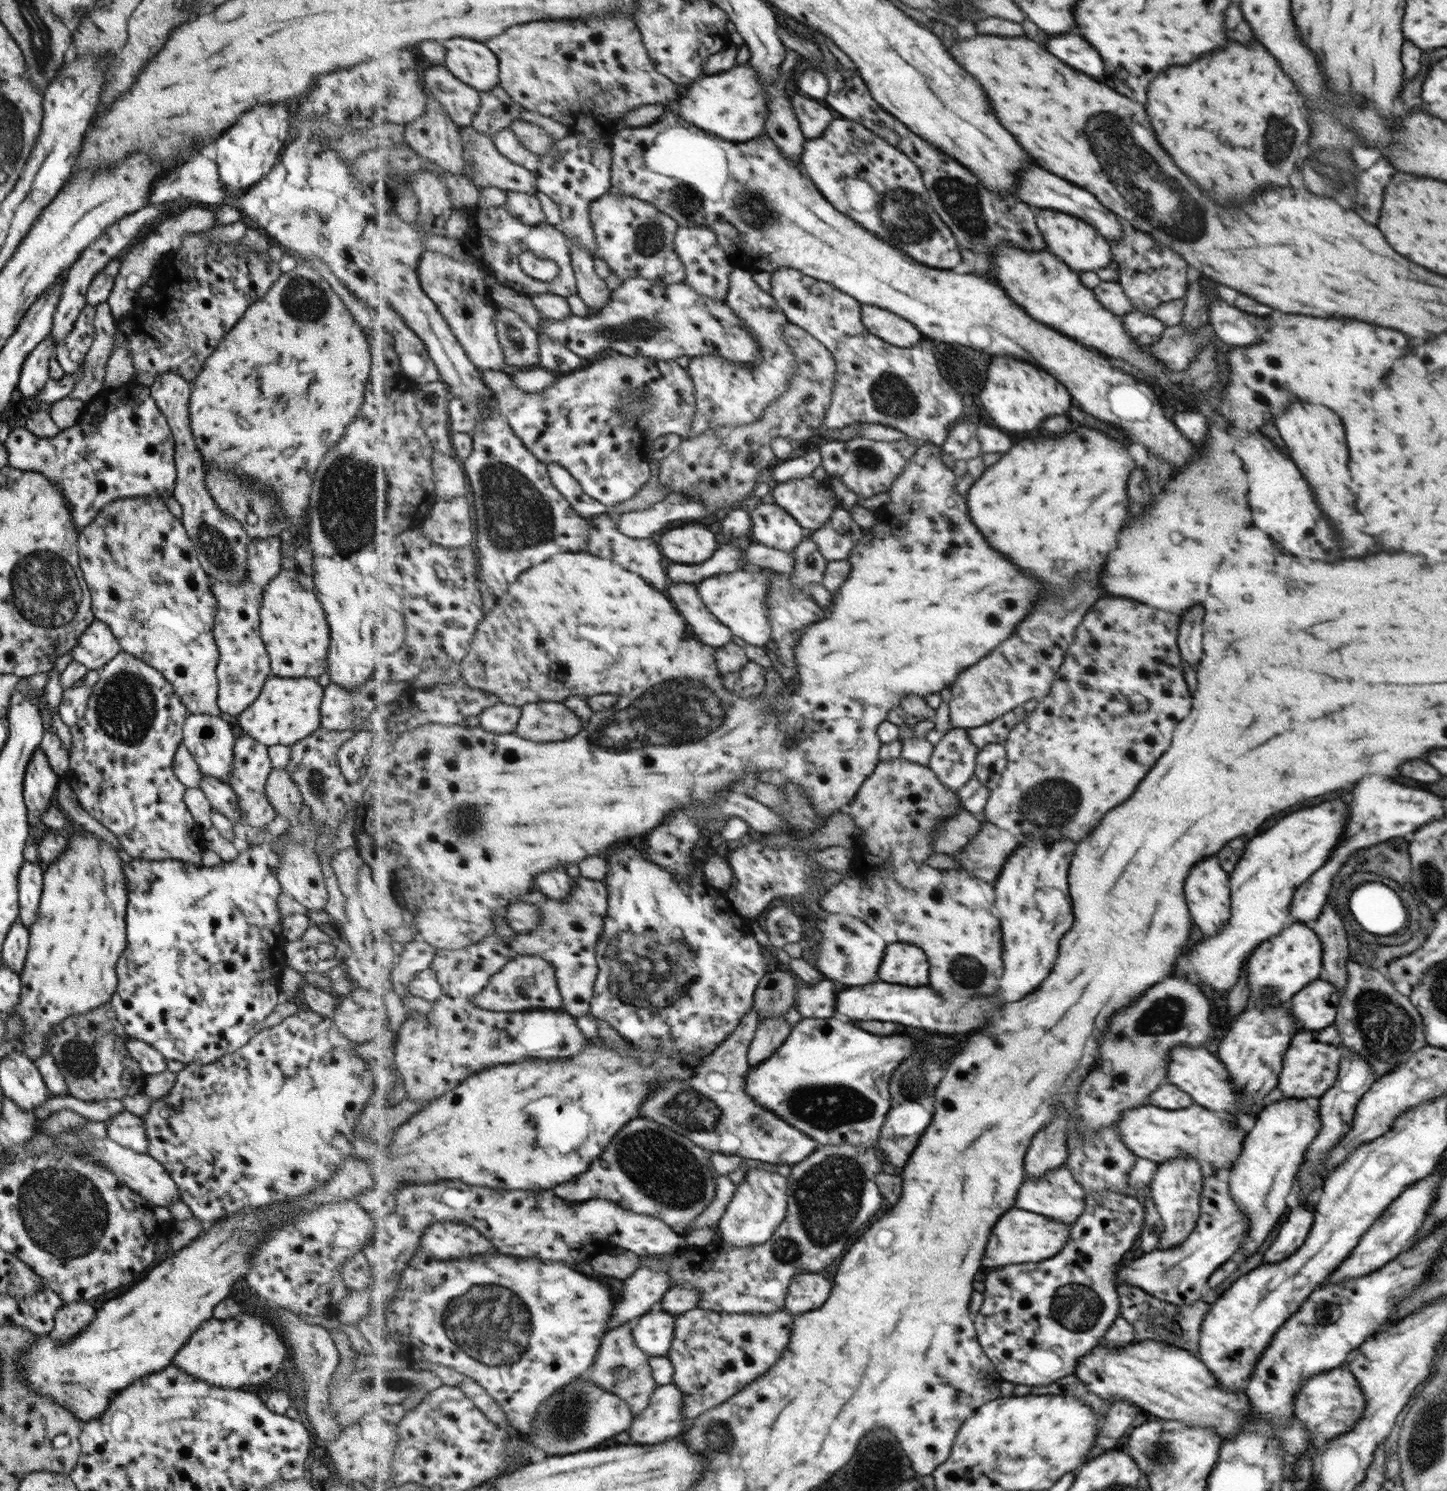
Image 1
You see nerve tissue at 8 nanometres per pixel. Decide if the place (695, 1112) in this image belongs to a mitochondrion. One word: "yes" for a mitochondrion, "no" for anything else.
yes

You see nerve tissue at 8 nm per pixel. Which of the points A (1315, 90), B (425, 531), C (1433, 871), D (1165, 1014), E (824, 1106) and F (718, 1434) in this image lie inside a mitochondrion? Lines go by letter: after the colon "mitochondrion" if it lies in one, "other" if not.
A: other
B: other
C: mitochondrion
D: mitochondrion
E: mitochondrion
F: mitochondrion

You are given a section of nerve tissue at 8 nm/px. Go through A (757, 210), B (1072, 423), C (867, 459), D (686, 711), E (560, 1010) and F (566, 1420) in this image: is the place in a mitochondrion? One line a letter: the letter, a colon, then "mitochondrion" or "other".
A: mitochondrion
B: other
C: mitochondrion
D: mitochondrion
E: other
F: mitochondrion

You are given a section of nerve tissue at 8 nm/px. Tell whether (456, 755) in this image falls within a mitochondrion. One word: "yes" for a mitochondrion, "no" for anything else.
no

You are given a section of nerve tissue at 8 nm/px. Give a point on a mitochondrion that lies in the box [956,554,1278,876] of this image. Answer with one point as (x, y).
(1051, 805)

